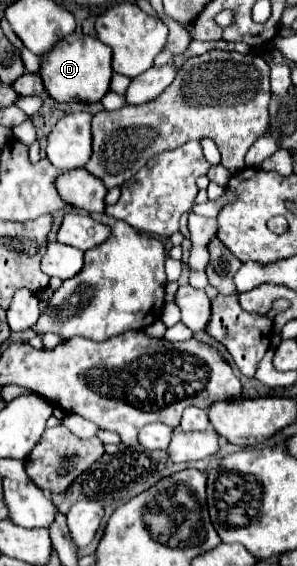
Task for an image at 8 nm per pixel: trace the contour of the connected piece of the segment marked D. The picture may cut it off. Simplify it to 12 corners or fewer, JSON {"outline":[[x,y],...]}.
{"outline":[[69,35],[41,61],[55,101],[97,103],[113,77],[111,49]]}

